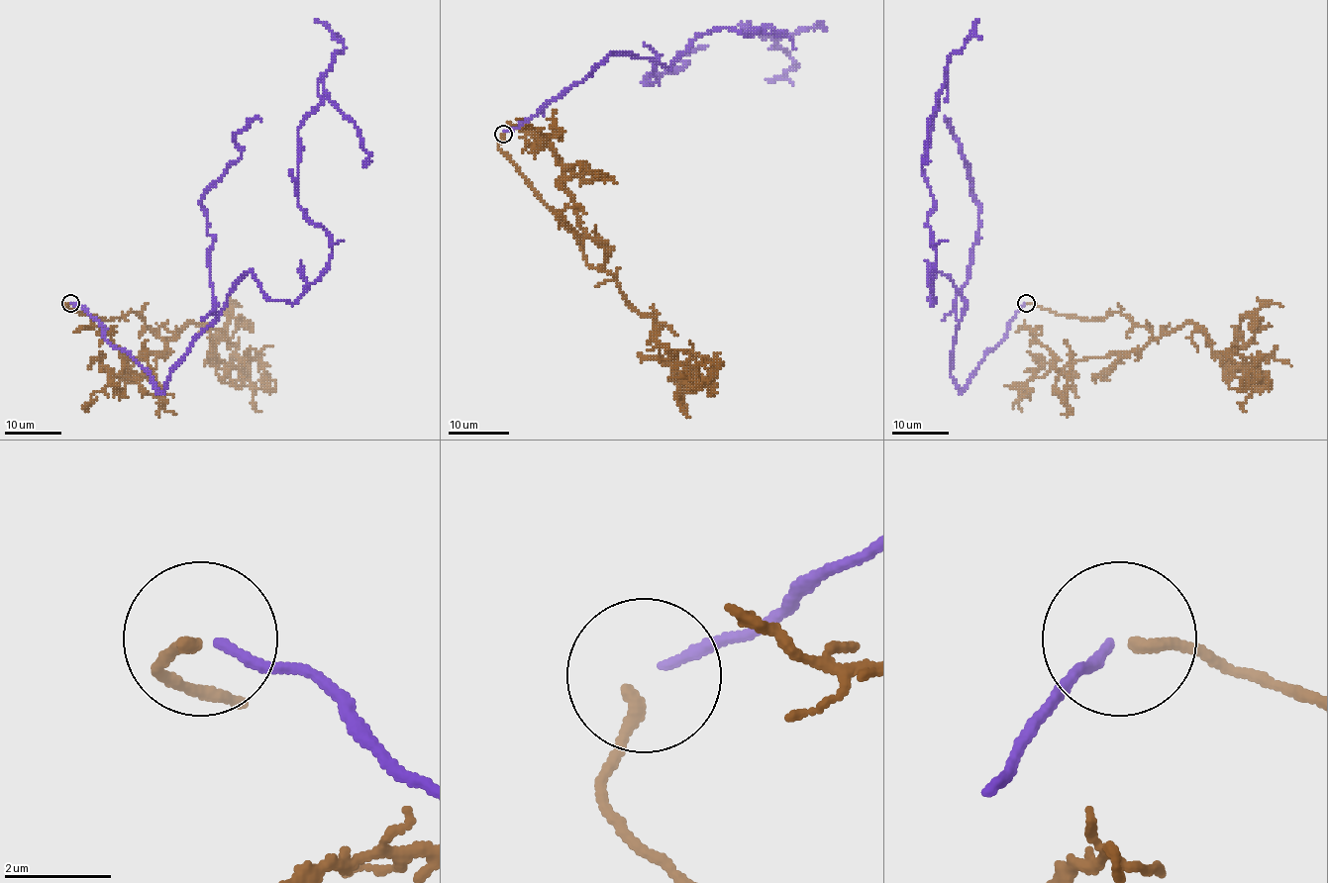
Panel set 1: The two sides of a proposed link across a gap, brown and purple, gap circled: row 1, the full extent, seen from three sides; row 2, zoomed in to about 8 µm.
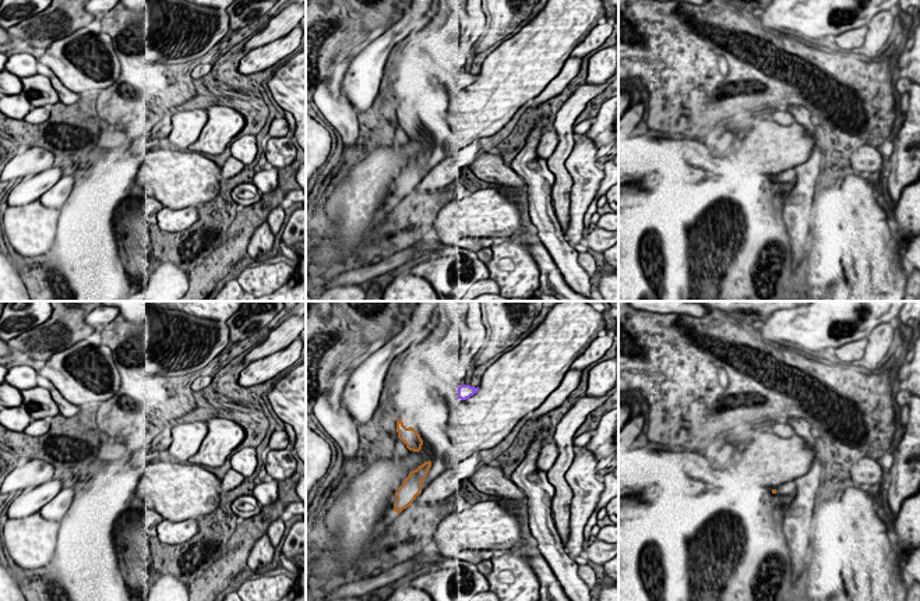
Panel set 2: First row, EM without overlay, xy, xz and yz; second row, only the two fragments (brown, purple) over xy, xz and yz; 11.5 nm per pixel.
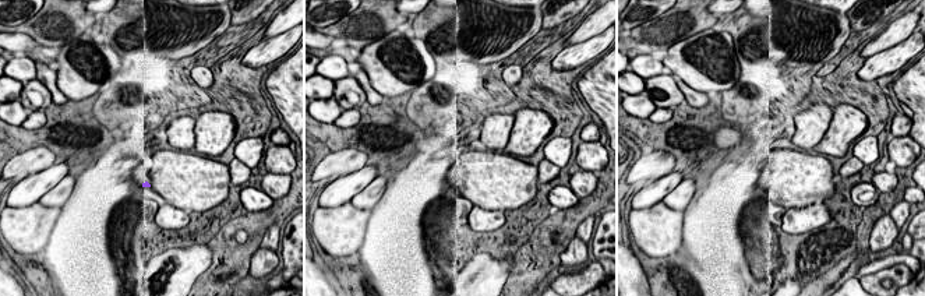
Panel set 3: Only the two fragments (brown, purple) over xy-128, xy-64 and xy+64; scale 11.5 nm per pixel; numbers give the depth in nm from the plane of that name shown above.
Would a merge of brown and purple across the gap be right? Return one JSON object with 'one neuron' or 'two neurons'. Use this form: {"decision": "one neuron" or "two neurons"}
{"decision": "two neurons"}

